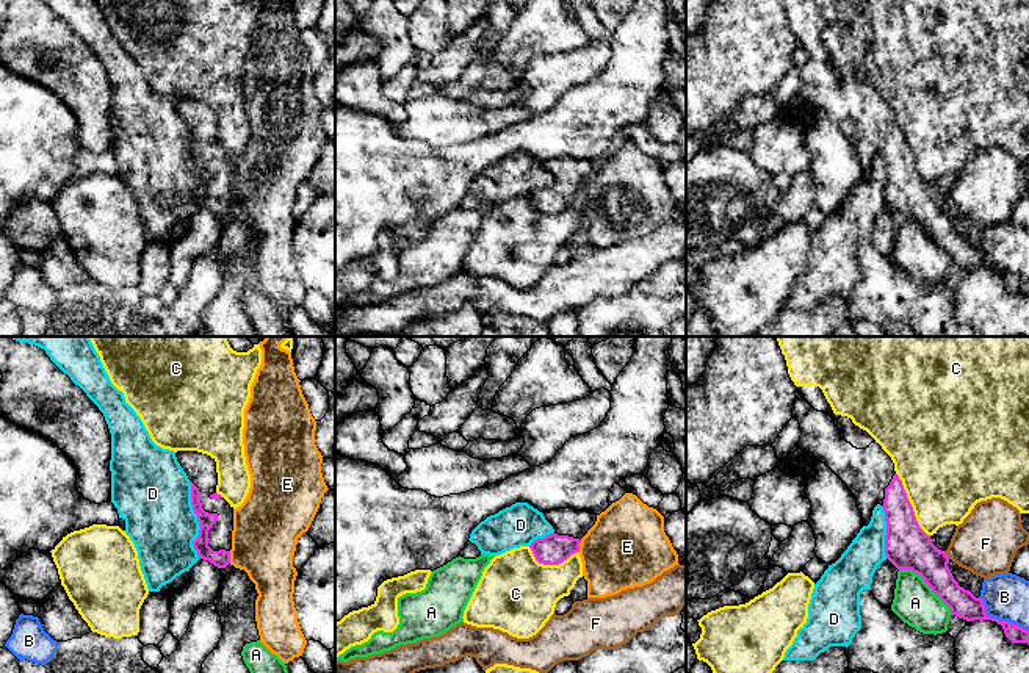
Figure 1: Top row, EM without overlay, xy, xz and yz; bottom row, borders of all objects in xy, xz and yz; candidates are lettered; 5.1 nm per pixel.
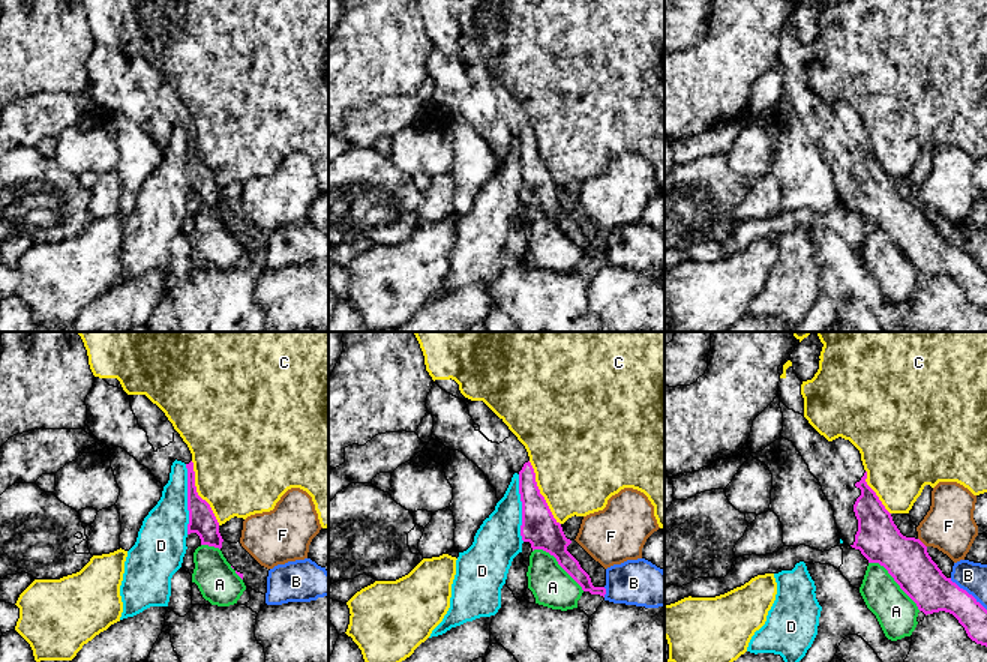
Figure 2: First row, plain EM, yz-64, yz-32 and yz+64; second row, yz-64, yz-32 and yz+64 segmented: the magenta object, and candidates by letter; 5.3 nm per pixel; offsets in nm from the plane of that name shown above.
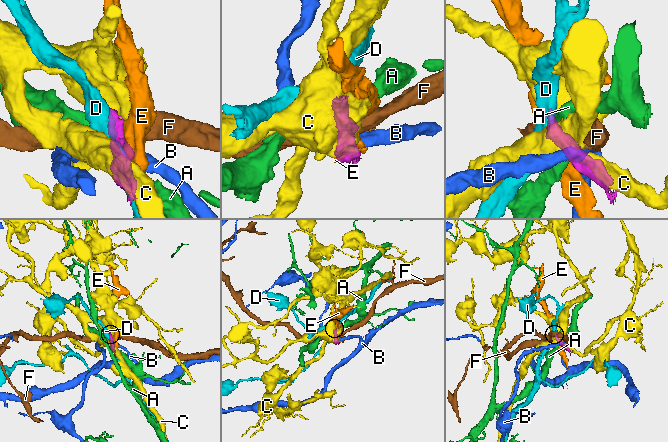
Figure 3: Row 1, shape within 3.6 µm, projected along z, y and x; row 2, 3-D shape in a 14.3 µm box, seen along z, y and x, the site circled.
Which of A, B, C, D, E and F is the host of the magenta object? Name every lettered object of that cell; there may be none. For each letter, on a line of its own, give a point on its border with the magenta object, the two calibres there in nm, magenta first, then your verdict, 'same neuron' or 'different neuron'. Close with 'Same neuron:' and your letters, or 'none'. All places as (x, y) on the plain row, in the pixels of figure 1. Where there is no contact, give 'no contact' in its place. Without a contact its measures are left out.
A: contact yz (927, 233); calibres 240 and 220 nm; different neuron
B: contact yz (1000, 269); calibres 140 and 240 nm; different neuron
C: contact yz (910, 154); calibres 240 and 460 nm; different neuron
D: contact xy (198, 169); calibres 90 and 360 nm; different neuron
E: contact xy (229, 207); calibres 90 and 340 nm; different neuron
F: contact yz (945, 204); calibres 240 and 320 nm; different neuron
Same neuron: none

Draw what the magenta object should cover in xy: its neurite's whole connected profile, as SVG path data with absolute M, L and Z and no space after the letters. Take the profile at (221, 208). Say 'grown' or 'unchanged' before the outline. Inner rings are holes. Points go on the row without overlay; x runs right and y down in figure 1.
grown | M177 100L175 106L190 128L191 155L200 175L193 196L199 208L226 218L230 213L233 157L216 142L216 111L197 100Z

